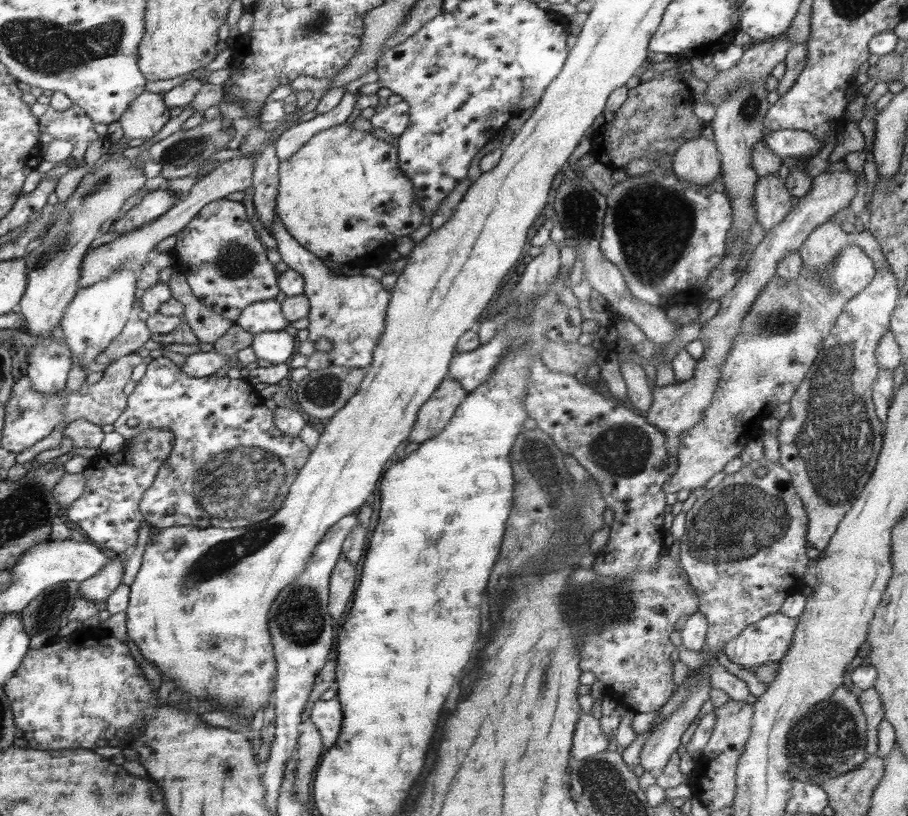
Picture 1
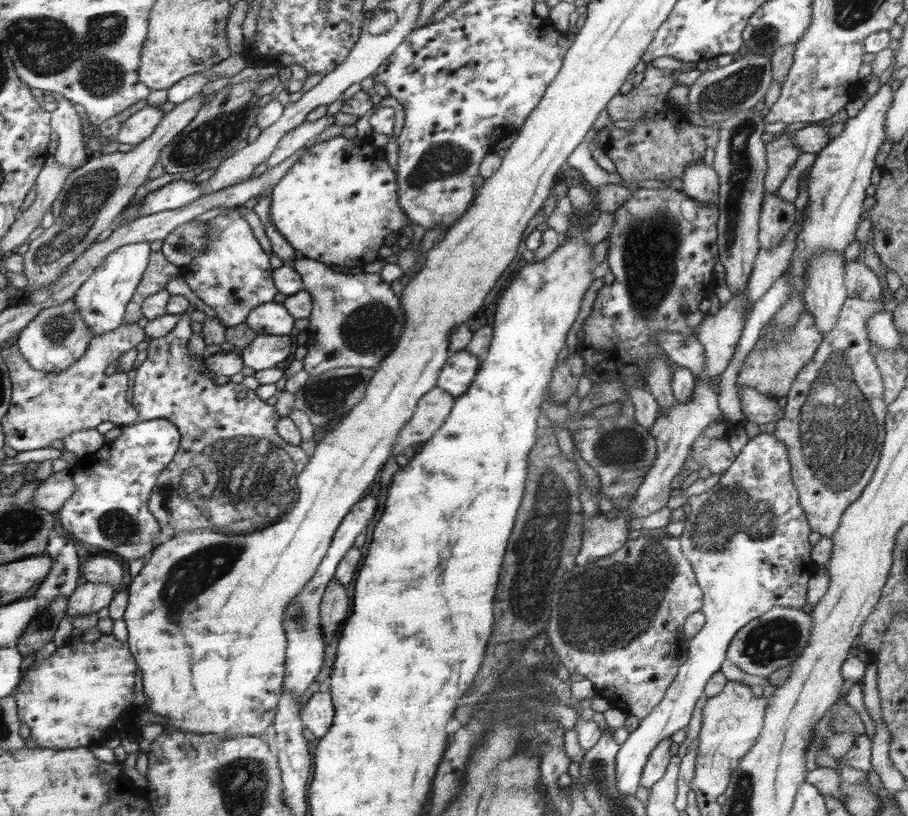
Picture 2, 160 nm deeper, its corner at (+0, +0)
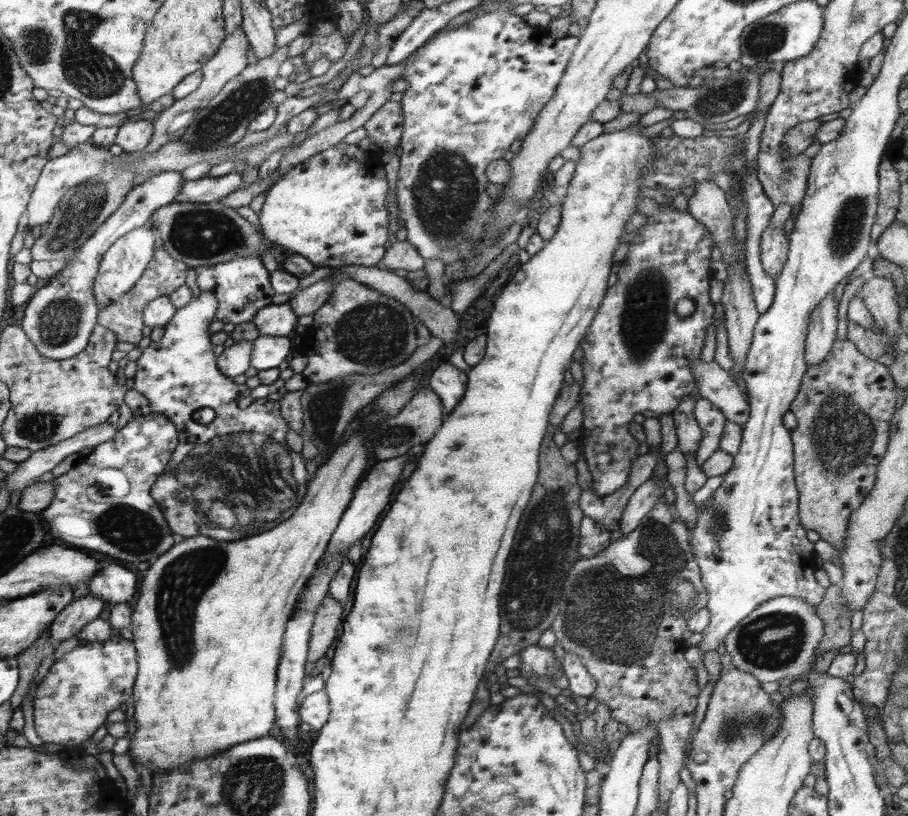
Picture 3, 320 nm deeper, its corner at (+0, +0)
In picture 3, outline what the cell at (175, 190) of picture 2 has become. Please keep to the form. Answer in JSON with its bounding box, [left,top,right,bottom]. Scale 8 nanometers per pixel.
[175,170,242,203]

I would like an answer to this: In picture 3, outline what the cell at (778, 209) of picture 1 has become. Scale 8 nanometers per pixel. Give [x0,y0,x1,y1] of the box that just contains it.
[759,226,789,281]

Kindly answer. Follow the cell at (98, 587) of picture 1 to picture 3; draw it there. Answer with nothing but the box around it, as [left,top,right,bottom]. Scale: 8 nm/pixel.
[49,593,106,644]

